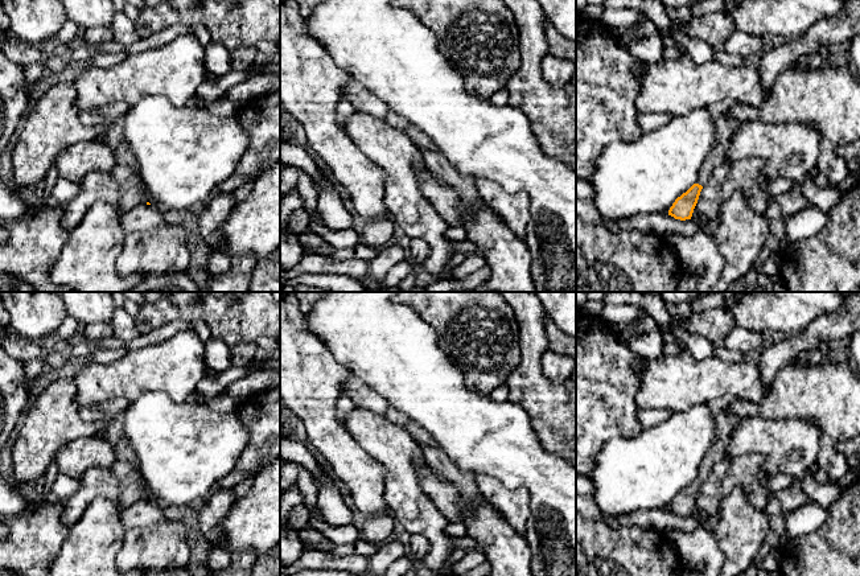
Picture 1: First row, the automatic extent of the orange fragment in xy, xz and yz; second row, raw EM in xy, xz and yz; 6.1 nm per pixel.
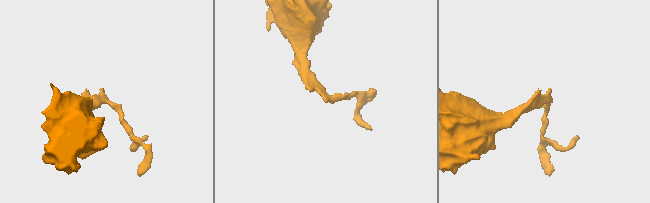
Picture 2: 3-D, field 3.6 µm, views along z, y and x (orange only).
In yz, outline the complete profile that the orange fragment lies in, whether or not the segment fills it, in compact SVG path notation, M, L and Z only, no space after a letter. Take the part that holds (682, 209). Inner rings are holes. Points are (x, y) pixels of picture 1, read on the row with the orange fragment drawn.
M727 114L717 119L715 144L700 168L696 182L675 199L668 215L680 221L691 219L703 186L712 176L713 169L725 161L729 141L741 126L741 122L731 119Z

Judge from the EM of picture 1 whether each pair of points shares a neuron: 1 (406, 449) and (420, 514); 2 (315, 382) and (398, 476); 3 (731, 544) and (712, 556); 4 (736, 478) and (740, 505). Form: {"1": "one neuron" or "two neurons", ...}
{"1": "one neuron", "2": "two neurons", "3": "two neurons", "4": "two neurons"}

